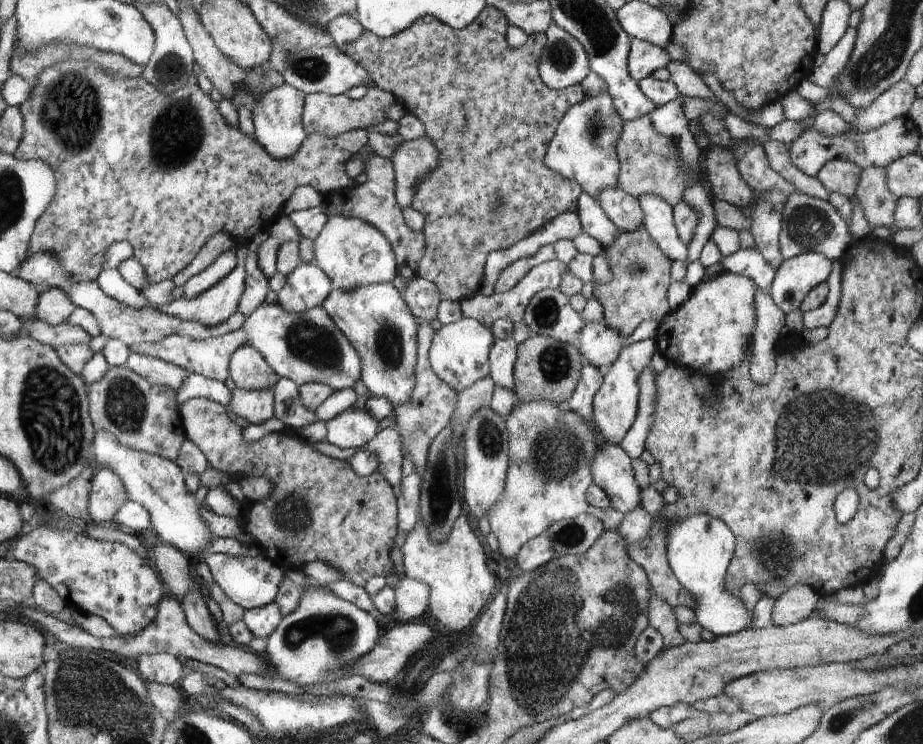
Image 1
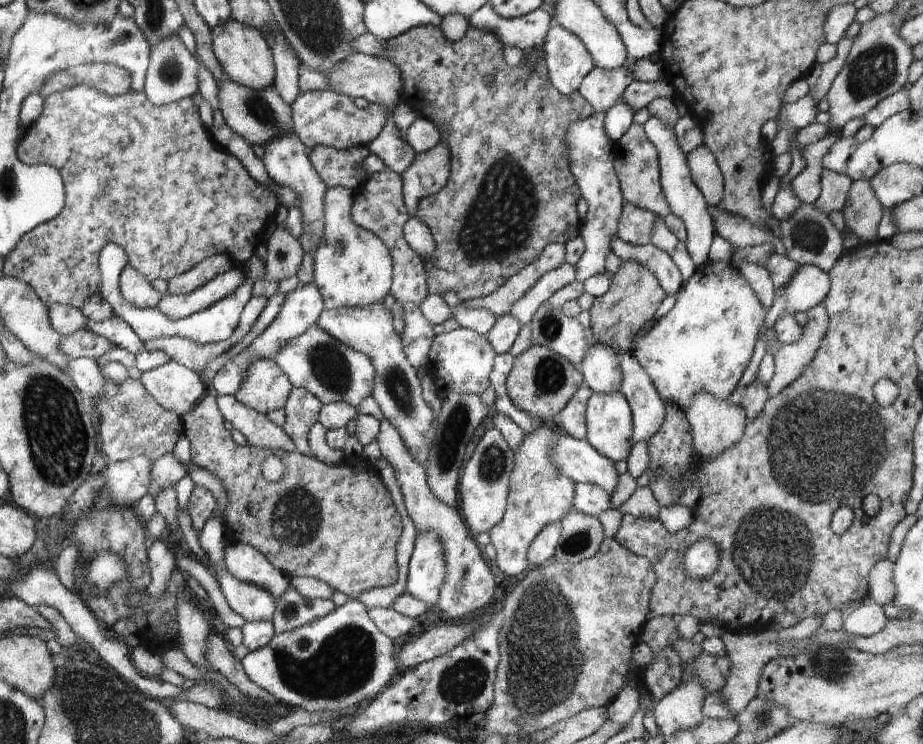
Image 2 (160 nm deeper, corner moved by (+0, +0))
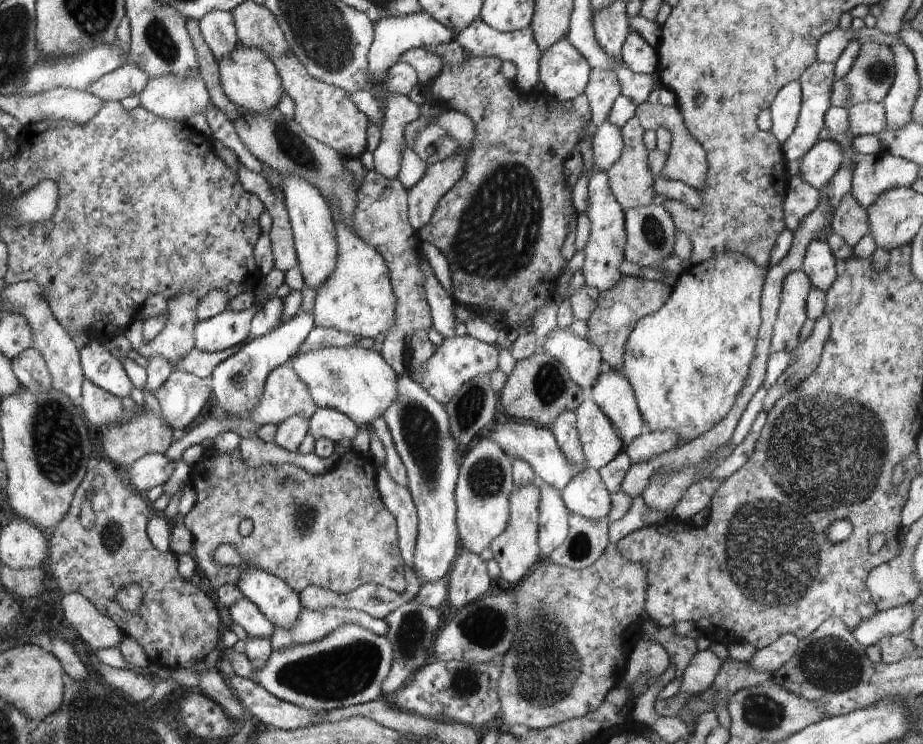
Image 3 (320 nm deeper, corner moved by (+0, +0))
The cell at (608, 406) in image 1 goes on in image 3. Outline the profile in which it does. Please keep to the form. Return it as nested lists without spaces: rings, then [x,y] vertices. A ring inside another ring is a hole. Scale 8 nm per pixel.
[[[584,400],[577,408],[576,416],[578,438],[588,468],[599,471],[610,461],[623,458],[618,435],[593,400]]]

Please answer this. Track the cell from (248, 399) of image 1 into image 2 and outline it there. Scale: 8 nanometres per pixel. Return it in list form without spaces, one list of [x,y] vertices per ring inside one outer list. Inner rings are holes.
[[[216,395],[217,407],[223,419],[242,432],[251,447],[297,452],[296,445],[282,427],[273,423],[266,415],[260,414],[232,396]]]

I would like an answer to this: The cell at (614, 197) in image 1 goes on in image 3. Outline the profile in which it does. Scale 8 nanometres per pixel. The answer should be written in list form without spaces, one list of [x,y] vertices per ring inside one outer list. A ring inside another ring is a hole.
[[[651,204],[625,210],[625,259],[638,268],[652,267],[657,261],[672,256],[677,232],[670,213],[662,205]]]

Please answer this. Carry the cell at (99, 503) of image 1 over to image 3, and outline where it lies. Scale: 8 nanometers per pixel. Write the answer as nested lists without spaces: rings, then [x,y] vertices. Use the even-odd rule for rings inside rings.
[[[148,453],[139,458],[128,472],[128,483],[141,495],[158,484],[164,485],[172,476],[174,463],[160,453]]]

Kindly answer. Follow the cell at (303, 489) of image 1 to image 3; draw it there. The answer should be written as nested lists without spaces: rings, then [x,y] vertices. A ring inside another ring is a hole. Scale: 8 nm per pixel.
[[[353,448],[349,453],[342,454],[336,466],[330,469],[326,474],[313,475],[305,470],[294,466],[293,464],[281,465],[262,465],[251,469],[245,465],[245,462],[240,458],[239,449],[228,454],[221,455],[214,450],[204,452],[202,458],[194,464],[189,476],[189,484],[194,488],[197,494],[197,500],[194,507],[184,517],[184,526],[190,530],[193,536],[194,557],[197,560],[197,566],[204,572],[210,580],[212,588],[218,590],[224,585],[235,585],[238,579],[242,576],[241,571],[253,567],[254,569],[262,569],[263,571],[272,573],[274,576],[281,578],[294,592],[300,594],[307,586],[316,585],[338,594],[346,594],[356,590],[359,586],[366,583],[372,583],[375,587],[384,587],[395,593],[403,593],[405,591],[405,561],[402,558],[399,547],[399,538],[397,535],[397,524],[394,515],[384,506],[382,502],[377,484],[375,481],[374,470],[370,470],[370,466],[366,466],[366,458],[362,458],[363,454],[356,453]],[[242,520],[252,520],[253,530],[246,536],[242,537],[238,531],[238,526]],[[223,544],[231,544],[236,549],[236,552],[242,557],[242,562],[238,566],[222,566],[214,560],[214,551],[218,546]]]

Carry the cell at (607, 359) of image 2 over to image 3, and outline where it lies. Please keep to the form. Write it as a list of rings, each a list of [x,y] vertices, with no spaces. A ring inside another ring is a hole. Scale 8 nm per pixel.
[[[611,368],[605,374],[600,373],[591,389],[594,404],[609,418],[624,451],[646,431],[629,380]]]

